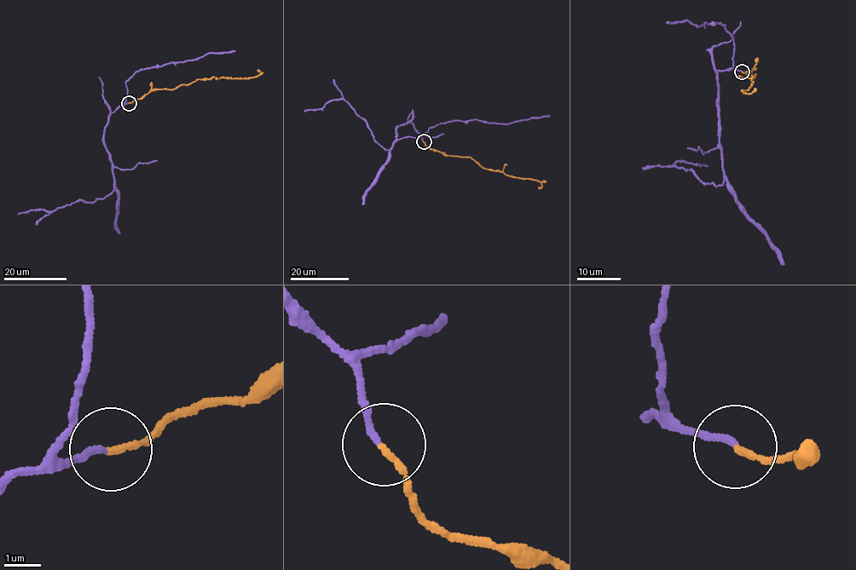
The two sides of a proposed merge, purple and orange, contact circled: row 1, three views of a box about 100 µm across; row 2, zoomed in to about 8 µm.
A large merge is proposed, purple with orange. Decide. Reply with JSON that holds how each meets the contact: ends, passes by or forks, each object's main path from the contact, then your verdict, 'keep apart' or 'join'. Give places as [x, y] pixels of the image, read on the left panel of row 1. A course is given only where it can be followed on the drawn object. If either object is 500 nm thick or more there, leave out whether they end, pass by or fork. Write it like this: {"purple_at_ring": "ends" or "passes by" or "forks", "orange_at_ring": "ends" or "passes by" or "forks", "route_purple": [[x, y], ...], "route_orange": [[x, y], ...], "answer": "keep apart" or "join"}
{"purple_at_ring": "ends", "orange_at_ring": "ends", "route_purple": [[129, 102], [110, 114], [104, 132], [113, 190], [93, 203], [81, 200], [50, 211], [37, 209], [18, 214]], "route_orange": [[129, 102], [153, 89], [173, 89], [198, 78], [249, 78], [261, 74], [257, 70]], "answer": "join"}

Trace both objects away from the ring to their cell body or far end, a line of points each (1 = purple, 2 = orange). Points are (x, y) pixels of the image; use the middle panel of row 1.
1: (423, 141), (411, 122), (399, 125), (388, 150), (343, 99), (303, 112)
2: (424, 141), (429, 148), (468, 157), (486, 169), (537, 180), (542, 182), (539, 187)

